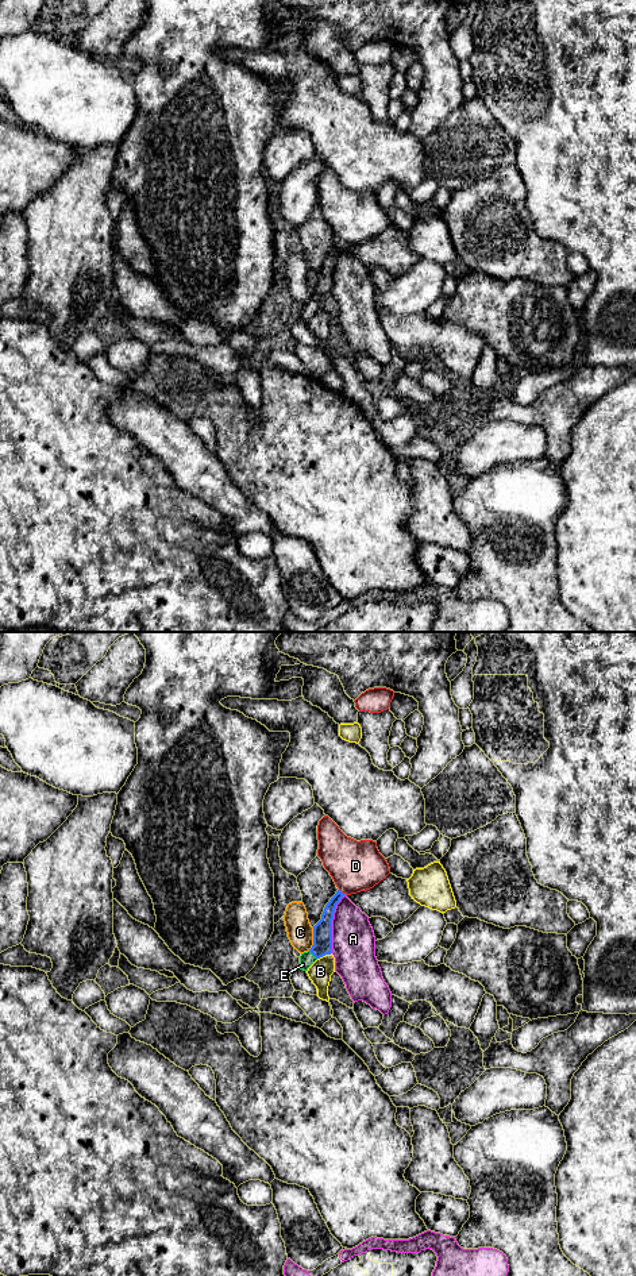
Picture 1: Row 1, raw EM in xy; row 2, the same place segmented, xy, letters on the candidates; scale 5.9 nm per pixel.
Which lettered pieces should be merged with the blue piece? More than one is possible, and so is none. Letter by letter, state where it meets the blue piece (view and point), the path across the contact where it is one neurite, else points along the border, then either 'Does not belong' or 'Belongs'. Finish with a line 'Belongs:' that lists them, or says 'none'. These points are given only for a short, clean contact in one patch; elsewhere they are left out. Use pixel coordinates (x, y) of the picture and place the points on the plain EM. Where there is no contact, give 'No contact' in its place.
A: Touches blue at xy (331, 276). Boundary: xy (345, 246), (334, 265), (331, 304). Does not belong
B: Touches blue at xy (324, 307). Does not belong
C: Touches blue at xy (313, 290). Does not belong
D: Touches blue at xy (342, 245). Does not belong
E: Touches blue at xy (312, 305). Path across: xy (322, 297), (312, 305), (307, 311). Belongs
Belongs: E

